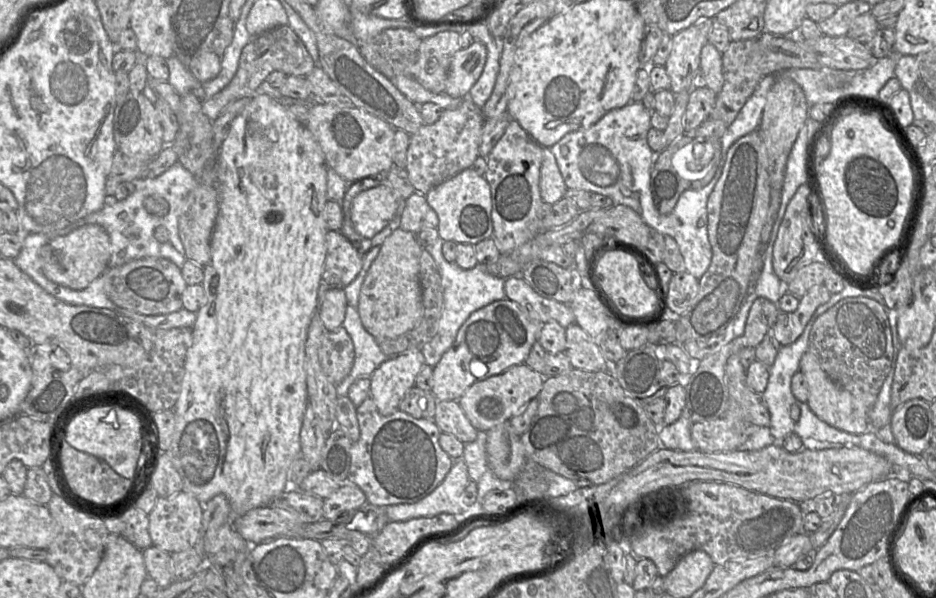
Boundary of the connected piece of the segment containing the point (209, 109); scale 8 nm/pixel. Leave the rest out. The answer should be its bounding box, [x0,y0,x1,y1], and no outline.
[202,25,315,121]

